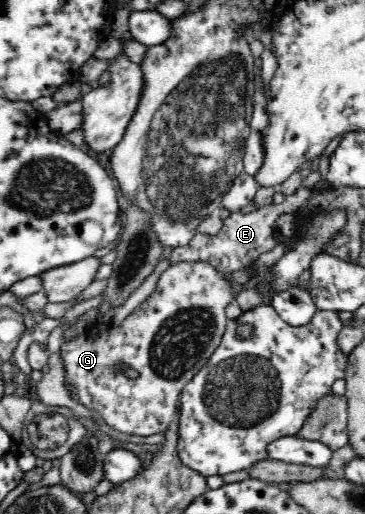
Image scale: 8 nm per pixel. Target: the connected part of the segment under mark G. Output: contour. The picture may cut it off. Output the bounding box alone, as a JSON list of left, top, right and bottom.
[60,262,238,437]

